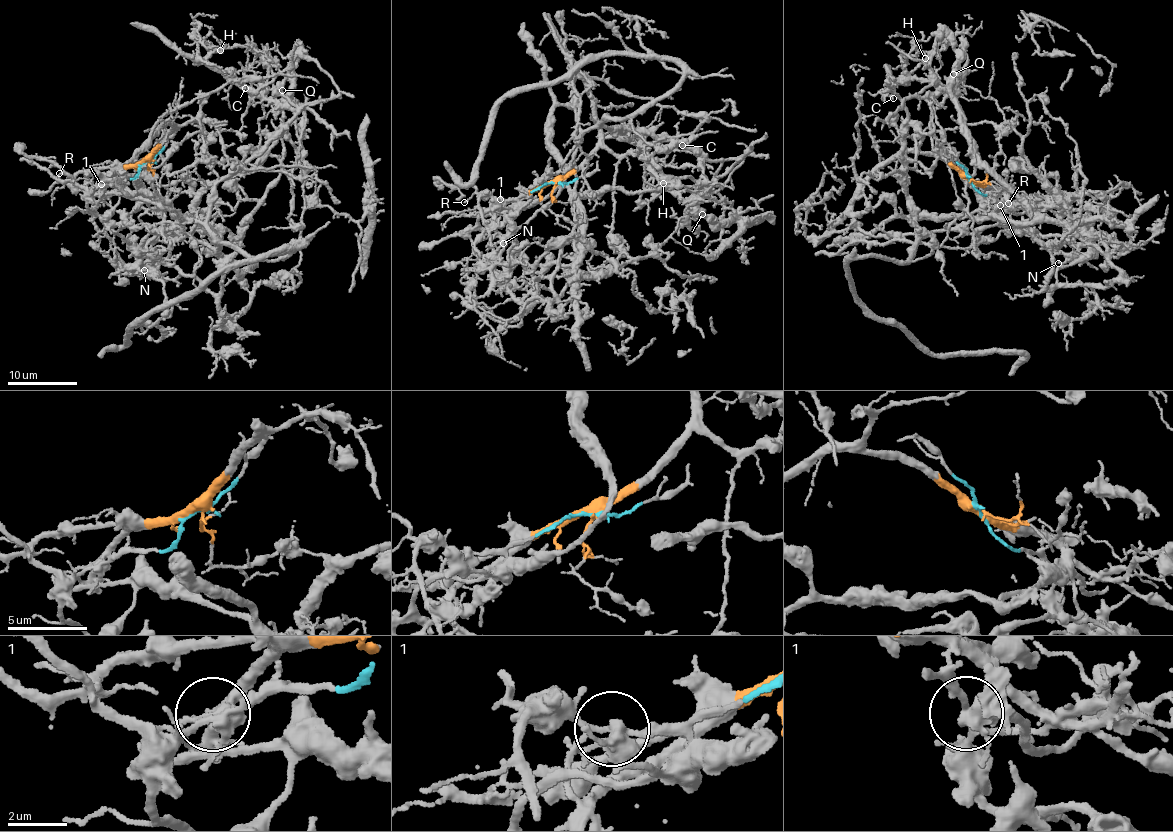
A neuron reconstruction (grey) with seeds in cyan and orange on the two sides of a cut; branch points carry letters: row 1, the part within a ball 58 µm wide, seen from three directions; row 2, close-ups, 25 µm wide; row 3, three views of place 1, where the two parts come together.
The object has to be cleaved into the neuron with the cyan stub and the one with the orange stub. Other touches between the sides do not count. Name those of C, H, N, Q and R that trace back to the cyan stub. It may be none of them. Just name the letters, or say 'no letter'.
Q, R

